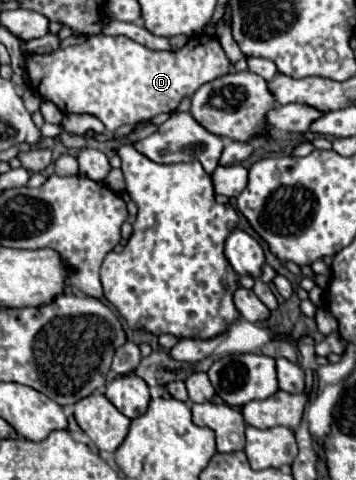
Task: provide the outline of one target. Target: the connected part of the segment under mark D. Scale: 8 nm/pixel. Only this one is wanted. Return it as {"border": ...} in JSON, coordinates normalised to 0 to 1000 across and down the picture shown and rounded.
{"border":[[[565,71],[537,79],[497,108],[441,108],[402,92],[374,88],[357,75],[256,75],[239,92],[188,96],[143,113],[81,113],[70,88],[59,83],[59,108],[70,117],[81,179],[121,204],[149,213],[177,238],[256,238],[278,246],[306,275],[346,258],[379,258],[424,250],[458,233],[480,233],[503,221],[514,200],[537,200],[559,179],[638,154],[649,133],[610,79]]]}

